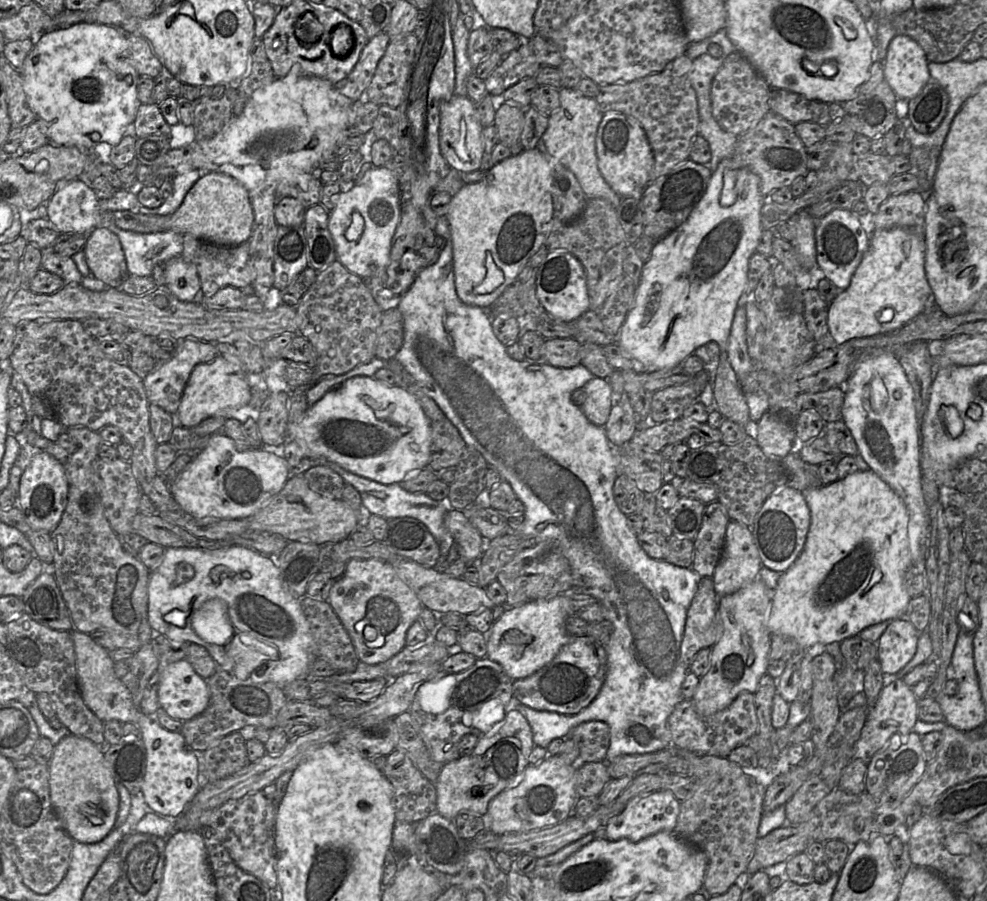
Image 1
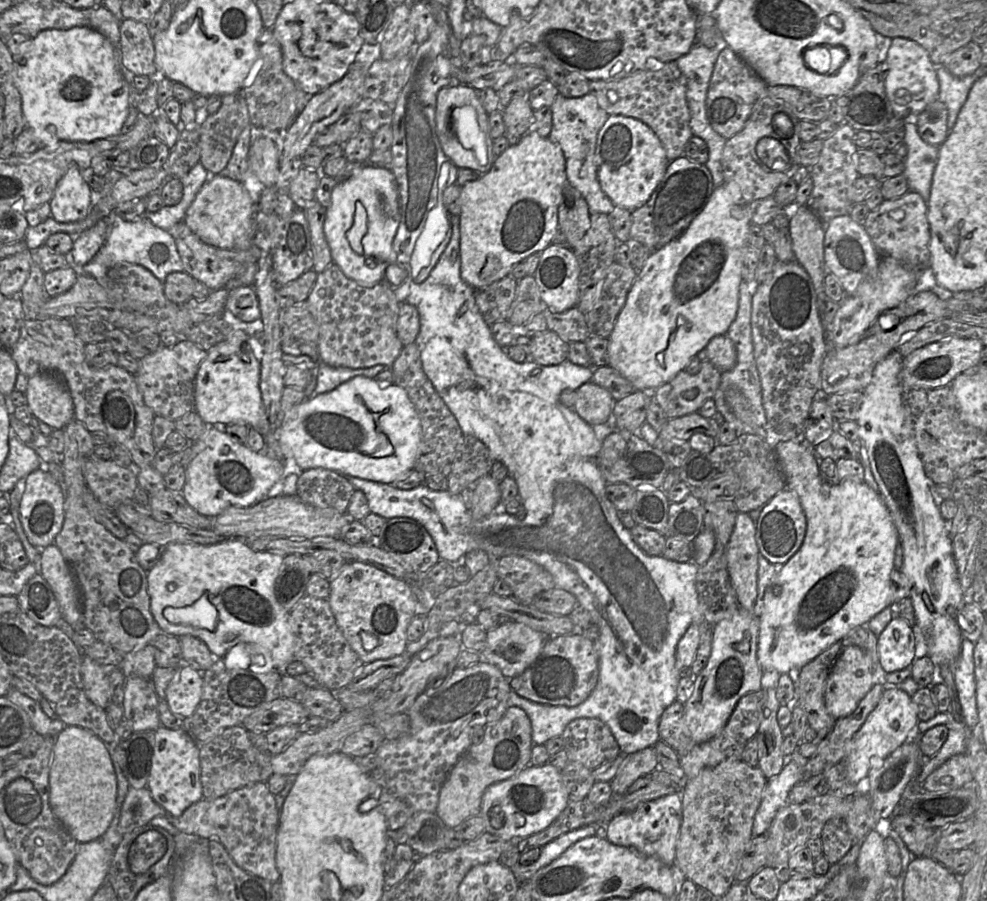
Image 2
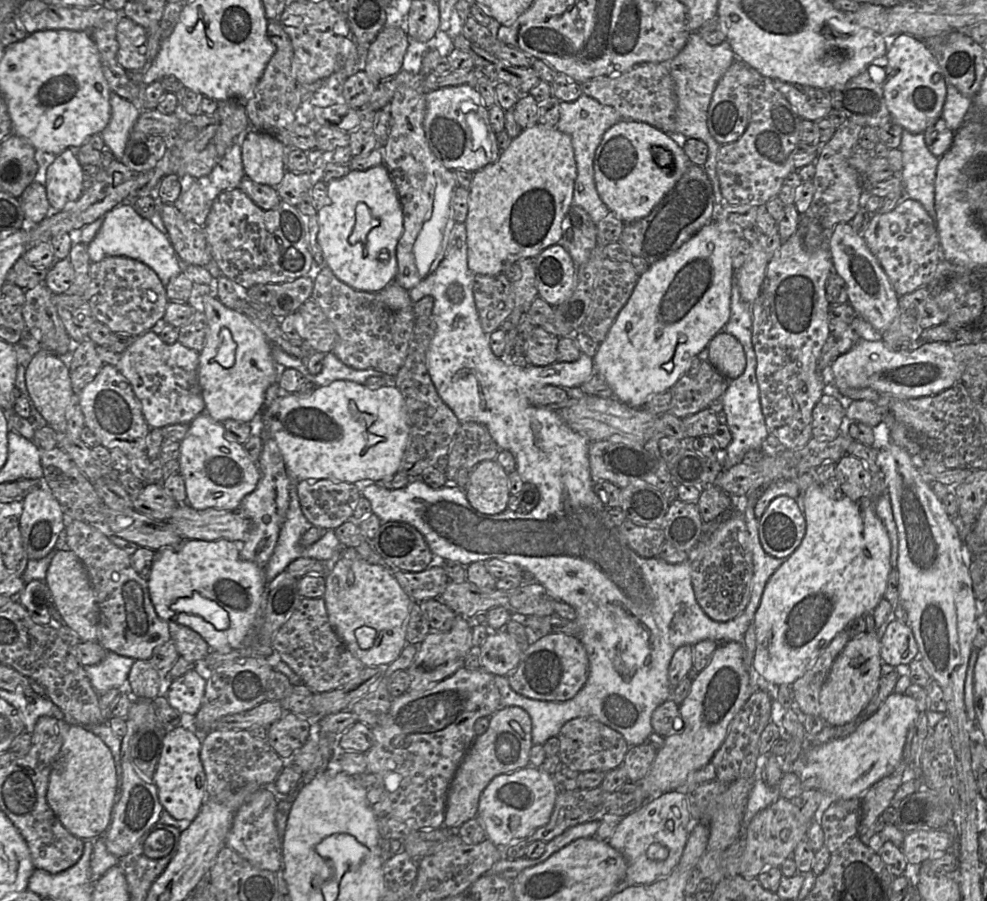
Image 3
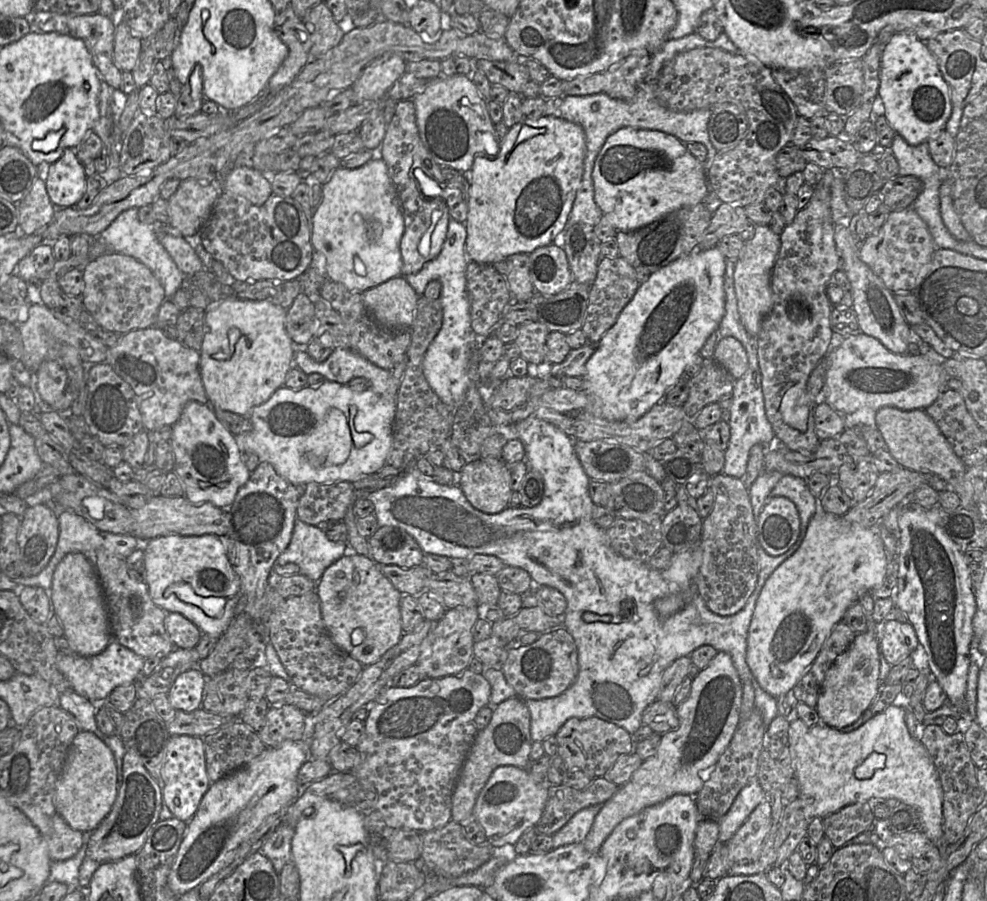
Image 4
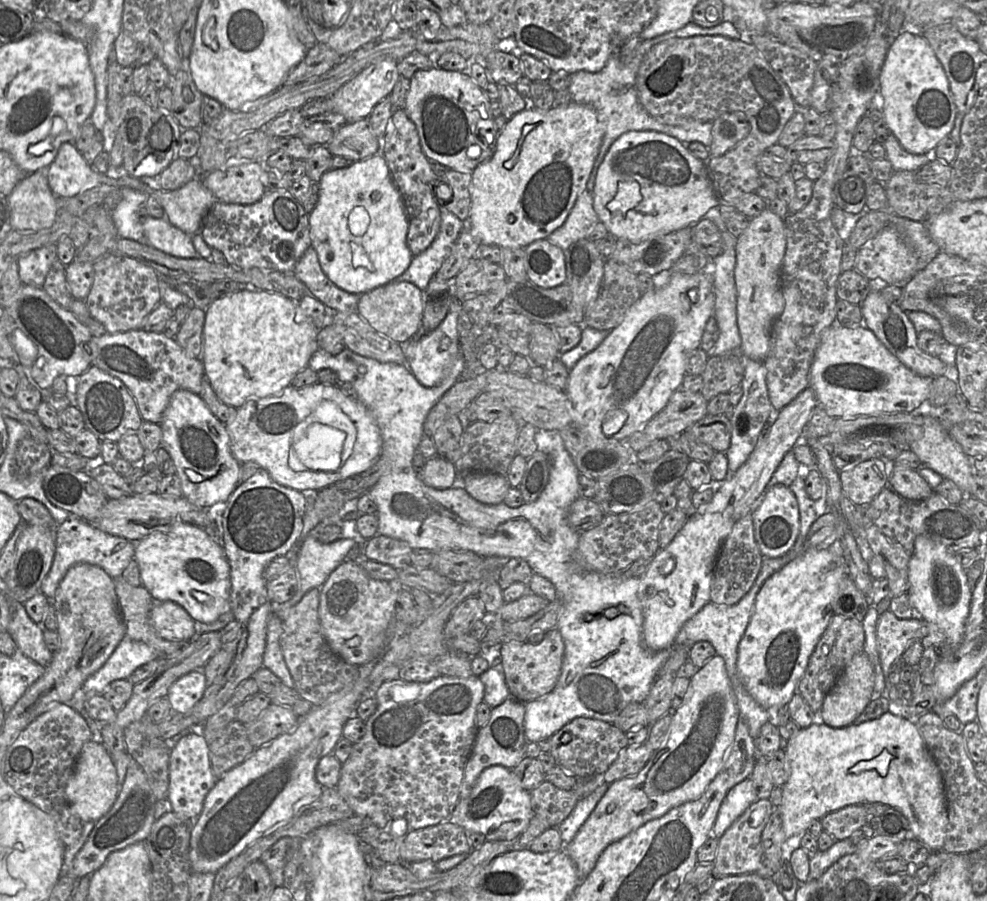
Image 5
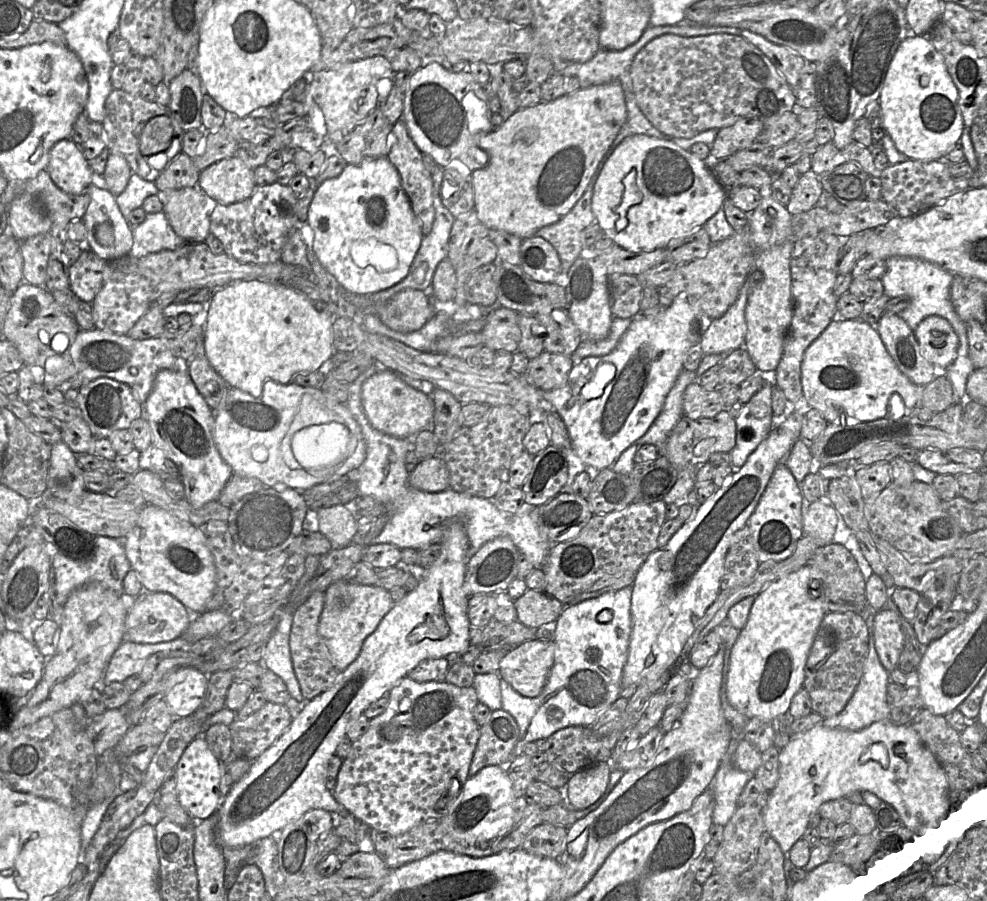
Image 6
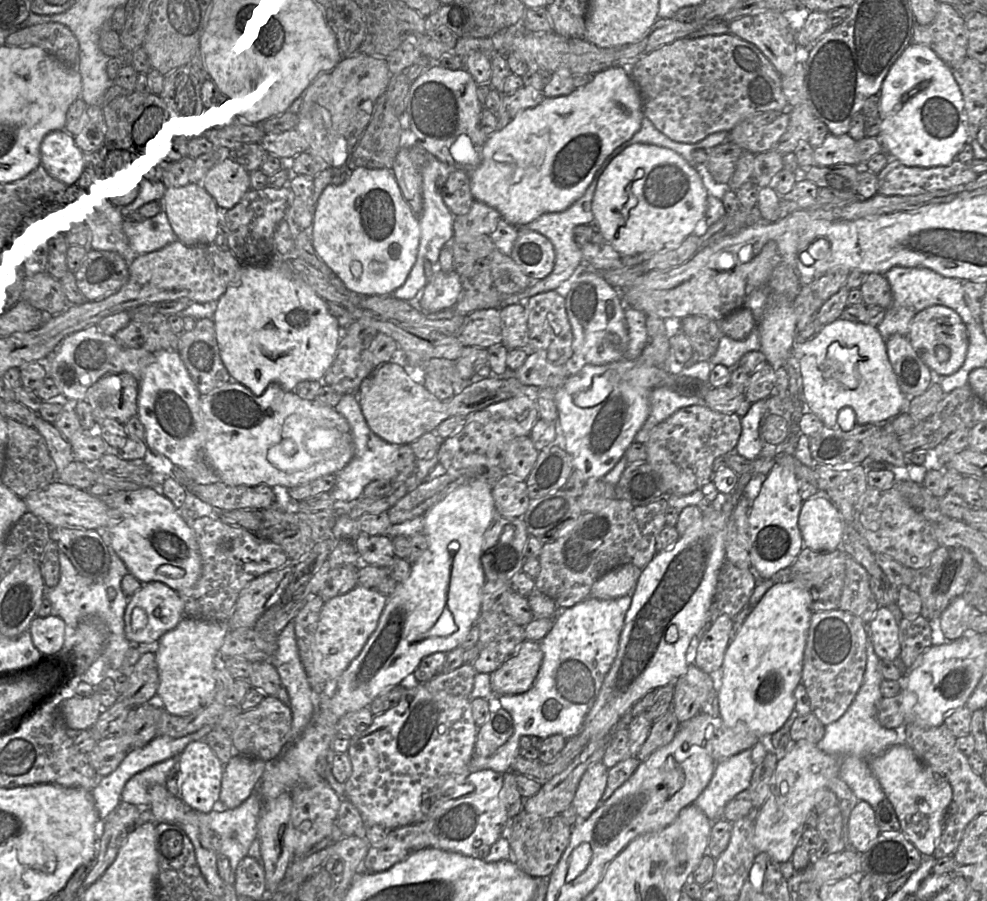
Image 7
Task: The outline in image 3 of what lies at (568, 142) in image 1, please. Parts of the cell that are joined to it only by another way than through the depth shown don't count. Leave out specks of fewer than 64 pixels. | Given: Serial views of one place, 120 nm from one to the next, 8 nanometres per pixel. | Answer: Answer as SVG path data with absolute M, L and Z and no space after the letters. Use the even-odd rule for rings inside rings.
M582 94L573 102L560 101L560 117L556 128L571 137L577 167L574 183L573 204L583 208L596 224L610 210L601 200L594 181L594 156L604 133L614 124L622 120L620 114L612 107L602 105L597 100Z

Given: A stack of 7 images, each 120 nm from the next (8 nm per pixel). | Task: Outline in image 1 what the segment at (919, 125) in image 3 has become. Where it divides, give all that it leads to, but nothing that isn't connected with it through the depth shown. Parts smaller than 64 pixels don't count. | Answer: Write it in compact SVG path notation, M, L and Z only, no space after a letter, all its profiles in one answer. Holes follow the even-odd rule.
M896 35L883 61L884 79L902 101L918 96L931 81L927 57L912 38Z

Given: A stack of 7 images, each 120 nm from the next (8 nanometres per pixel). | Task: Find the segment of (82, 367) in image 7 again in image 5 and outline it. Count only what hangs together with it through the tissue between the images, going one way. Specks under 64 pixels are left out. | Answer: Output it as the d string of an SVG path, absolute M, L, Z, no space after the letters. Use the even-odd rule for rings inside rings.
M143 329L106 333L92 341L93 365L120 379L131 392L143 421L159 424L171 396L179 389L199 395L205 378L202 361L189 356L163 332Z

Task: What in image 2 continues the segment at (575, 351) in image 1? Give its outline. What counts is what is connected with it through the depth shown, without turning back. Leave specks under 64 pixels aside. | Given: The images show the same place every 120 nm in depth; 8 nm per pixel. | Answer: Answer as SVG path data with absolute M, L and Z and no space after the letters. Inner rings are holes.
M551 330L538 333L532 337L532 361L541 365L557 365L567 360L568 343Z

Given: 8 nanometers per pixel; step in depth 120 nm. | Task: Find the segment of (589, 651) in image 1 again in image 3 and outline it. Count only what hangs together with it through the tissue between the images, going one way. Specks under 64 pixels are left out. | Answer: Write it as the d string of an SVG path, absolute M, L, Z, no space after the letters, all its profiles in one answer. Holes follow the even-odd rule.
M563 633L546 634L525 645L516 669L507 675L510 687L518 694L542 701L566 701L586 683L589 660L580 640Z

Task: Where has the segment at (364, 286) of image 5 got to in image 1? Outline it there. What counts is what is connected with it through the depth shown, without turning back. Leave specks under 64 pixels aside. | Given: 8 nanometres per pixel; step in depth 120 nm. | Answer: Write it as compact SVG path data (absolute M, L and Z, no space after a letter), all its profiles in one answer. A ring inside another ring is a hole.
M386 167L371 168L356 185L347 192L338 195L337 204L329 214L328 229L334 241L337 261L348 271L356 274L361 279L371 278L375 272L390 263L390 249L392 238L400 221L400 190L397 176ZM358 211L364 218L364 230L357 241L346 238L346 230L351 224L353 212Z

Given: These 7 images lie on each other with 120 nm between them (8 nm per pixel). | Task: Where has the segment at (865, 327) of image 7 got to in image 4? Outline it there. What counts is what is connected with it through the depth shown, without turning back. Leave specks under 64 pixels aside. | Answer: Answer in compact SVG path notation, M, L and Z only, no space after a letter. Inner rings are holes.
M861 331L851 333L843 338L838 338L838 340L833 343L832 349L826 356L826 359L828 359L828 368L823 387L824 396L822 396L820 400L825 400L832 408L834 408L842 415L851 414L863 407L869 407L874 410L879 410L883 407L895 407L905 411L926 409L938 398L946 385L942 364L947 358L944 358L938 352L934 350L929 350L926 353L919 353L915 355L909 353L895 354L888 350L877 338L867 335Z

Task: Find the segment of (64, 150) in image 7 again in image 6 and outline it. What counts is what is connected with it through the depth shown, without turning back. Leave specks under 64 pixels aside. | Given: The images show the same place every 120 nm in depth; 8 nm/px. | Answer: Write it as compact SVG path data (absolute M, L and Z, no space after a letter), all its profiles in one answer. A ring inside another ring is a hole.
M72 139L56 142L50 150L46 167L54 184L68 194L87 192L93 184L93 171L82 149Z

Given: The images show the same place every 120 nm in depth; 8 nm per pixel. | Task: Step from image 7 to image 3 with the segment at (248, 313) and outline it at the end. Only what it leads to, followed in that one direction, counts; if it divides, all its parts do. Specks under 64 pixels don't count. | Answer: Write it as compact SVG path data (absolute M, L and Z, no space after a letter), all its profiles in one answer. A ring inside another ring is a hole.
M205 294L202 297L202 302L196 305L200 306L200 309L205 313L208 320L207 341L203 350L199 353L200 357L199 357L199 366L198 366L198 383L201 388L202 397L205 403L204 412L207 413L212 420L219 423L223 423L225 420L228 419L249 423L252 421L255 415L262 410L266 390L272 384L278 383L280 367L273 359L272 351L271 351L272 344L267 339L265 334L251 321L251 319L248 316L246 316L245 314L239 311L226 307L215 296L212 296L210 294Z

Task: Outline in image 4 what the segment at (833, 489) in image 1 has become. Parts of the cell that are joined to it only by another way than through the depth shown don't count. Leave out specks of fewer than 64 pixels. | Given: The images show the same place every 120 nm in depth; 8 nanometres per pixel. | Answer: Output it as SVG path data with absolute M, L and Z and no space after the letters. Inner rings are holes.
M817 506L817 511L809 522L807 532L799 548L769 575L756 601L748 630L746 662L753 677L756 679L762 689L775 698L790 692L806 672L806 670L812 665L824 642L832 632L834 626L838 622L843 621L843 616L846 610L854 603L859 602L859 599L864 594L872 593L874 588L879 588L882 585L887 572L887 564L887 552L884 548L883 541L874 529L852 525L843 520L841 516L827 513Z

